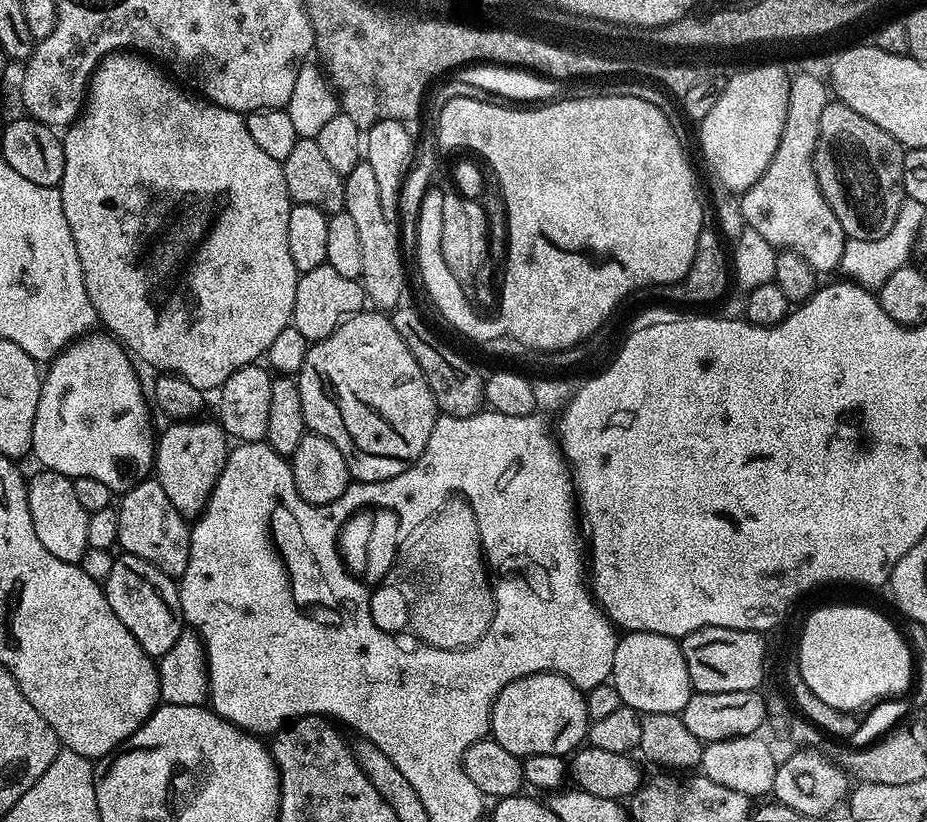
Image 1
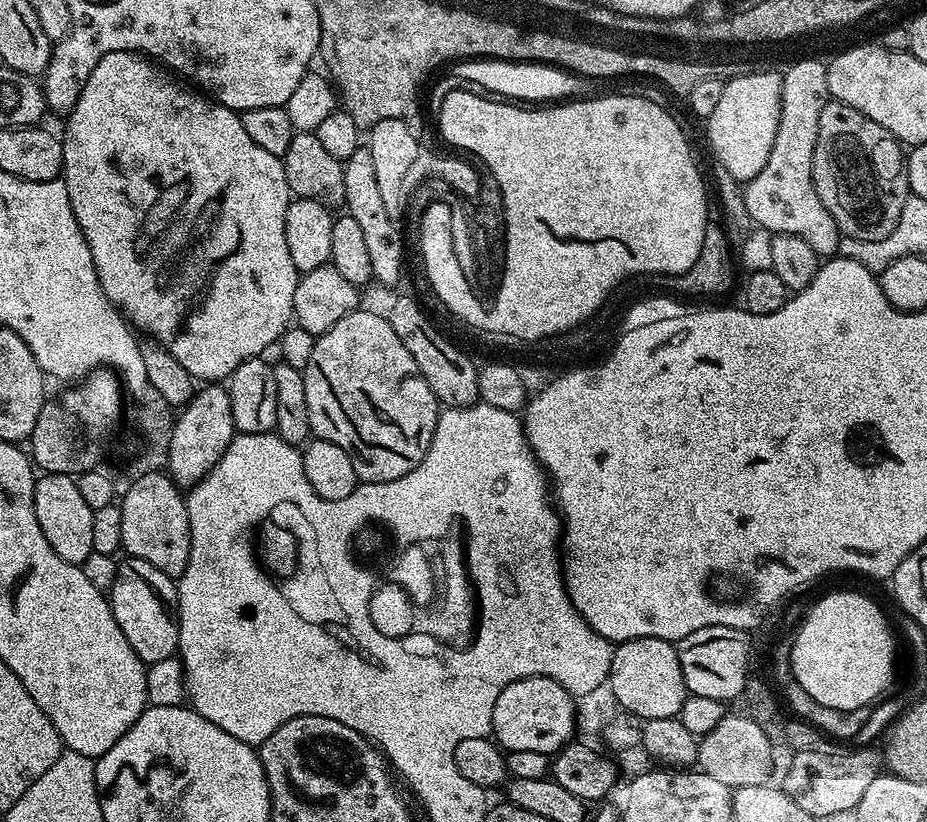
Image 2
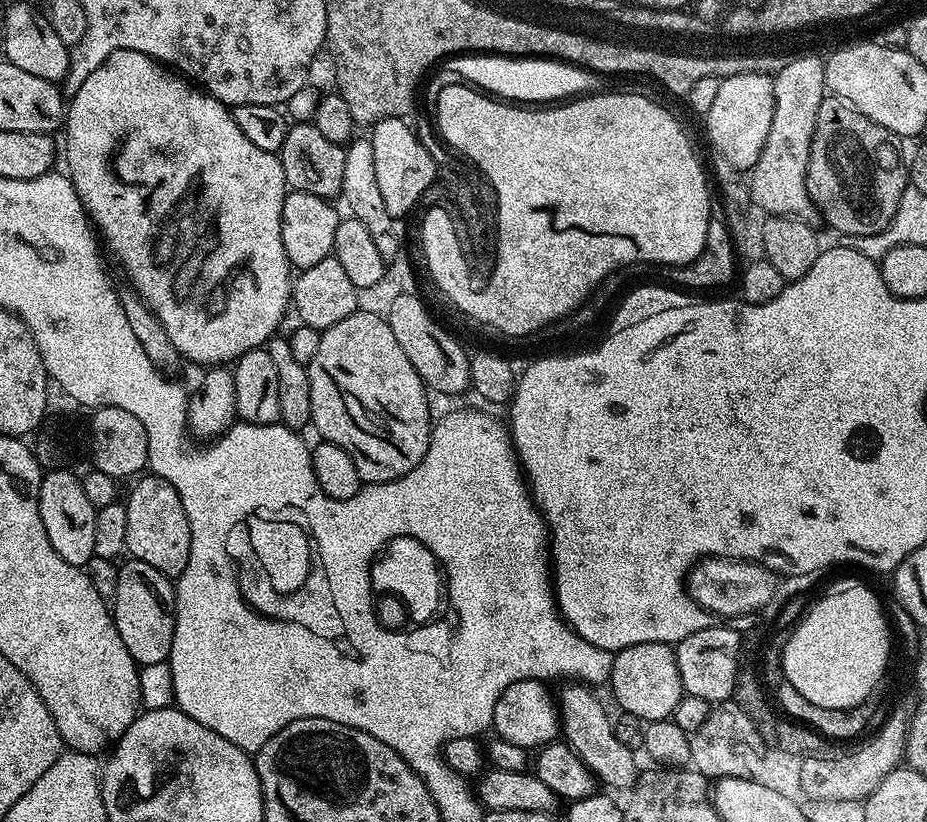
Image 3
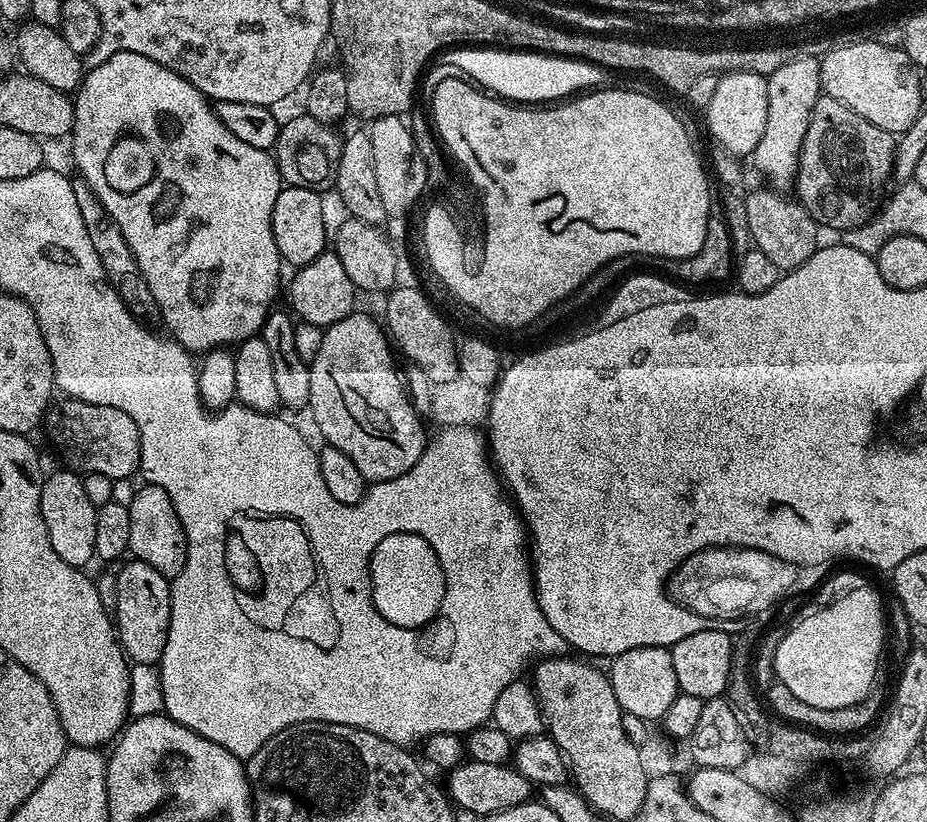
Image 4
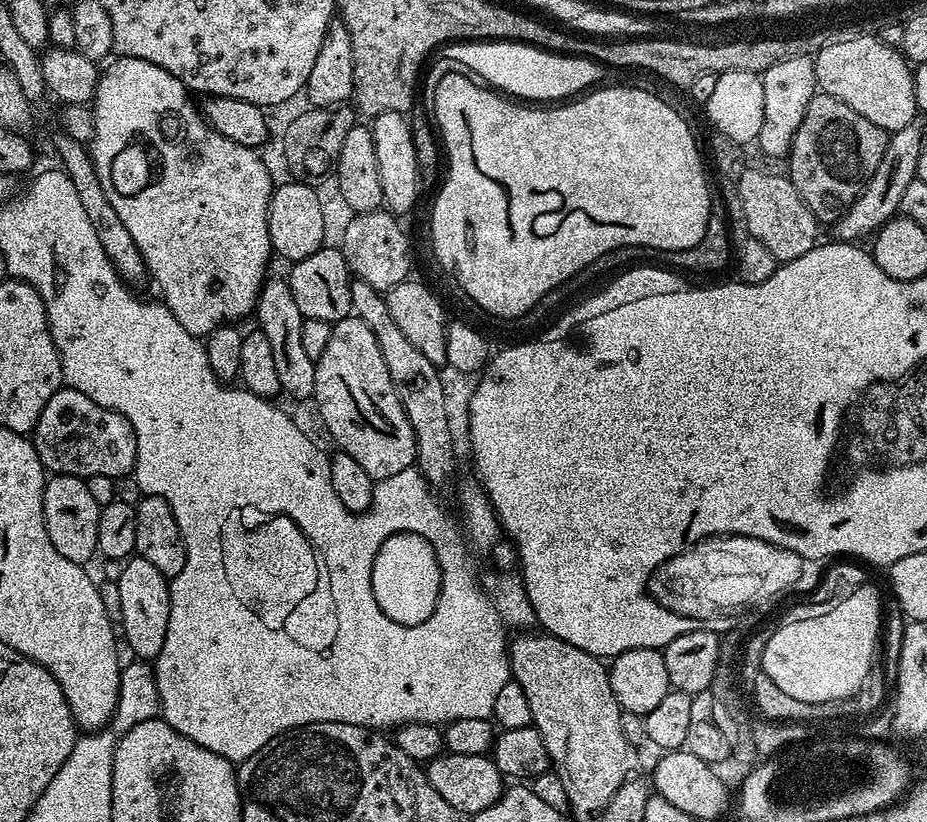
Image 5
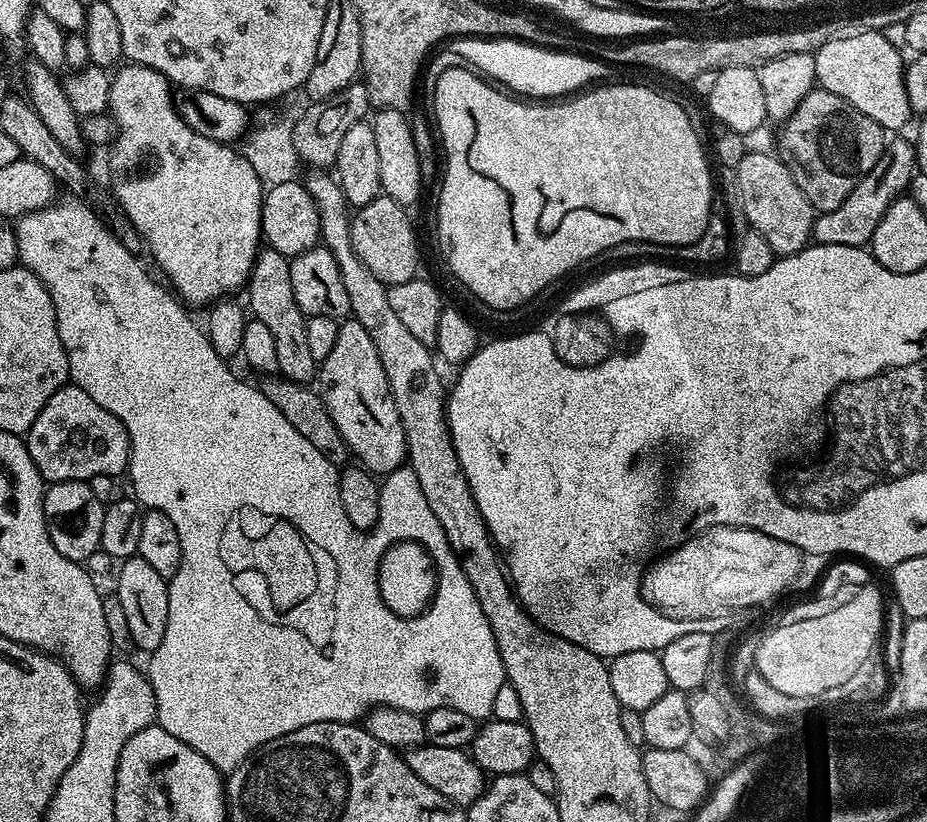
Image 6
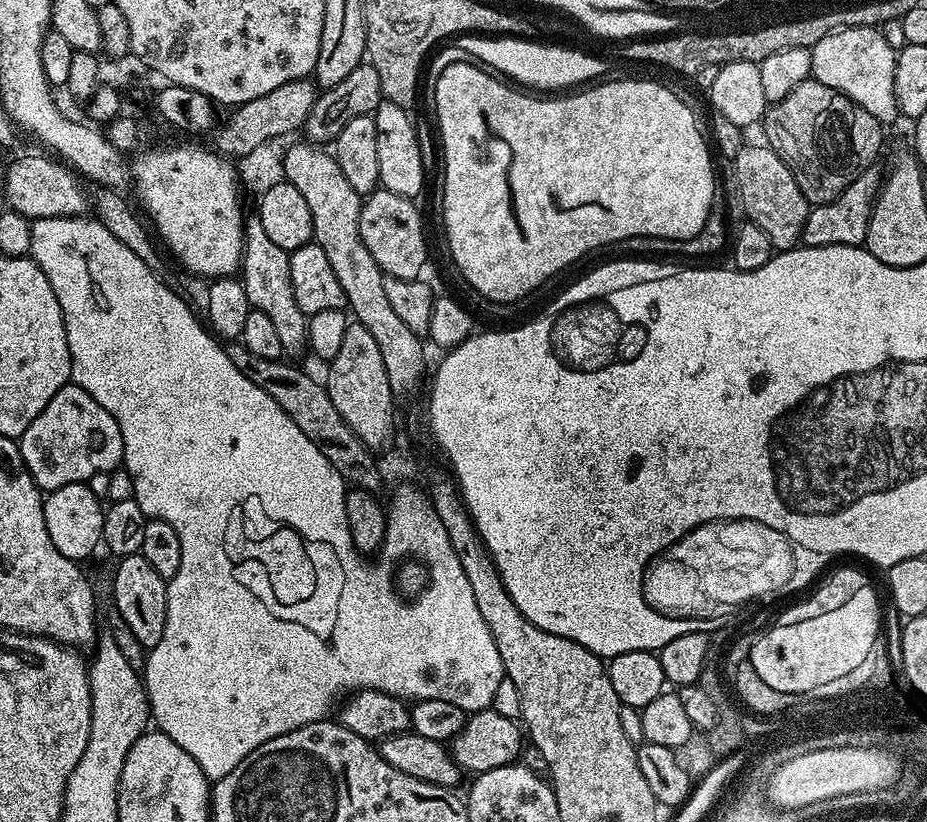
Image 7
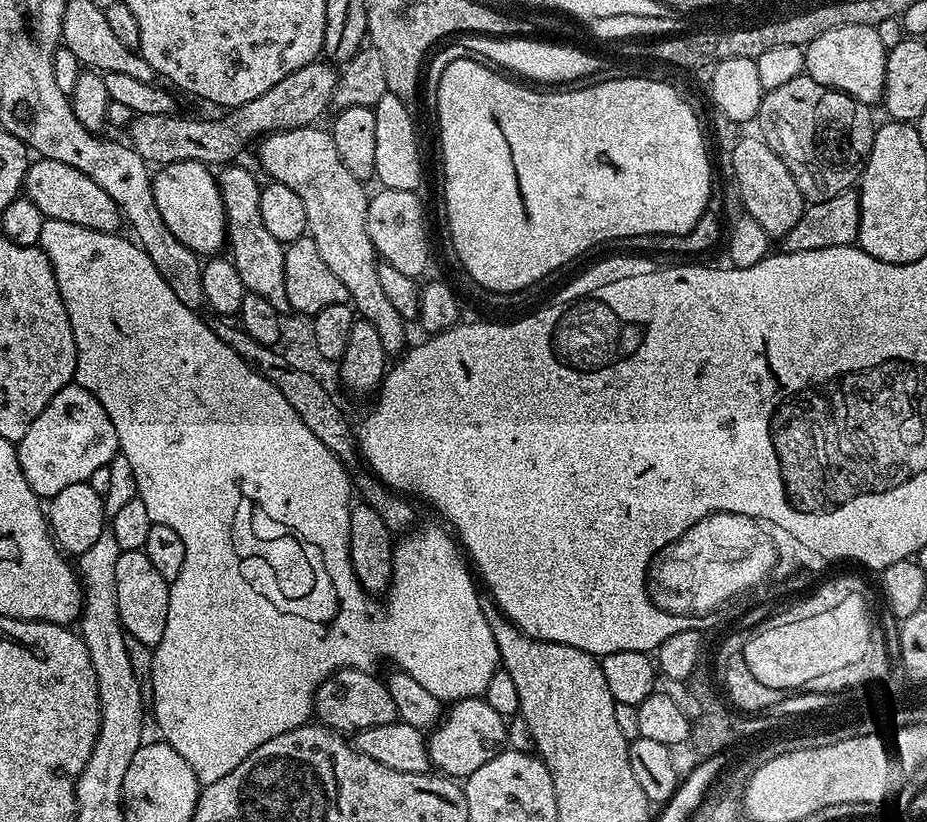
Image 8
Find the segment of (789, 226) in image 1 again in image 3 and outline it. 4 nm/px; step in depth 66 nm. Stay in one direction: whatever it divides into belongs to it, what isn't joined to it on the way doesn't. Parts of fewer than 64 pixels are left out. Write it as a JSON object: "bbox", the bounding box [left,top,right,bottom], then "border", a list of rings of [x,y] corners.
{"bbox":[750,54,826,218],"border":[[[807,54],[794,57],[775,74],[772,85],[774,118],[770,118],[766,146],[762,146],[762,154],[758,154],[758,162],[750,170],[752,203],[768,216],[808,218],[813,215],[814,209],[806,190],[806,166],[810,158],[814,122],[818,122],[818,106],[822,106],[826,98],[824,60]]]}

